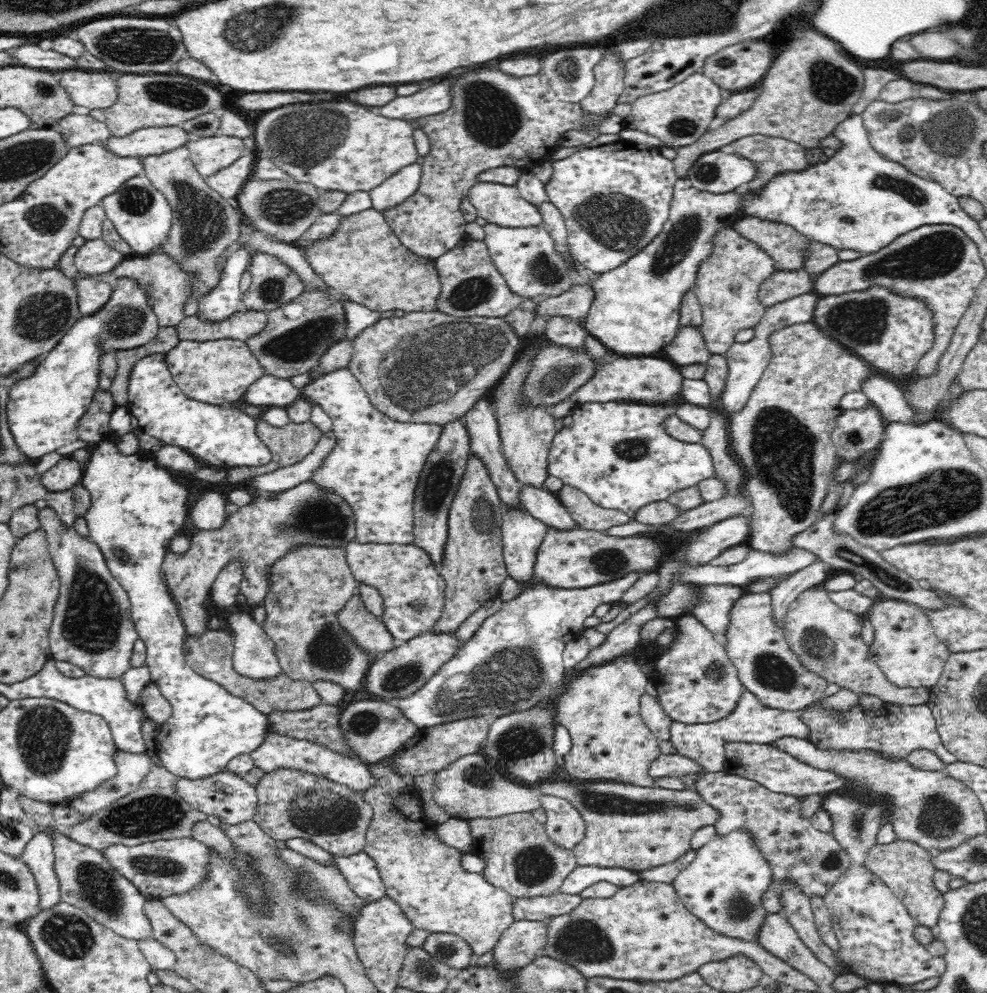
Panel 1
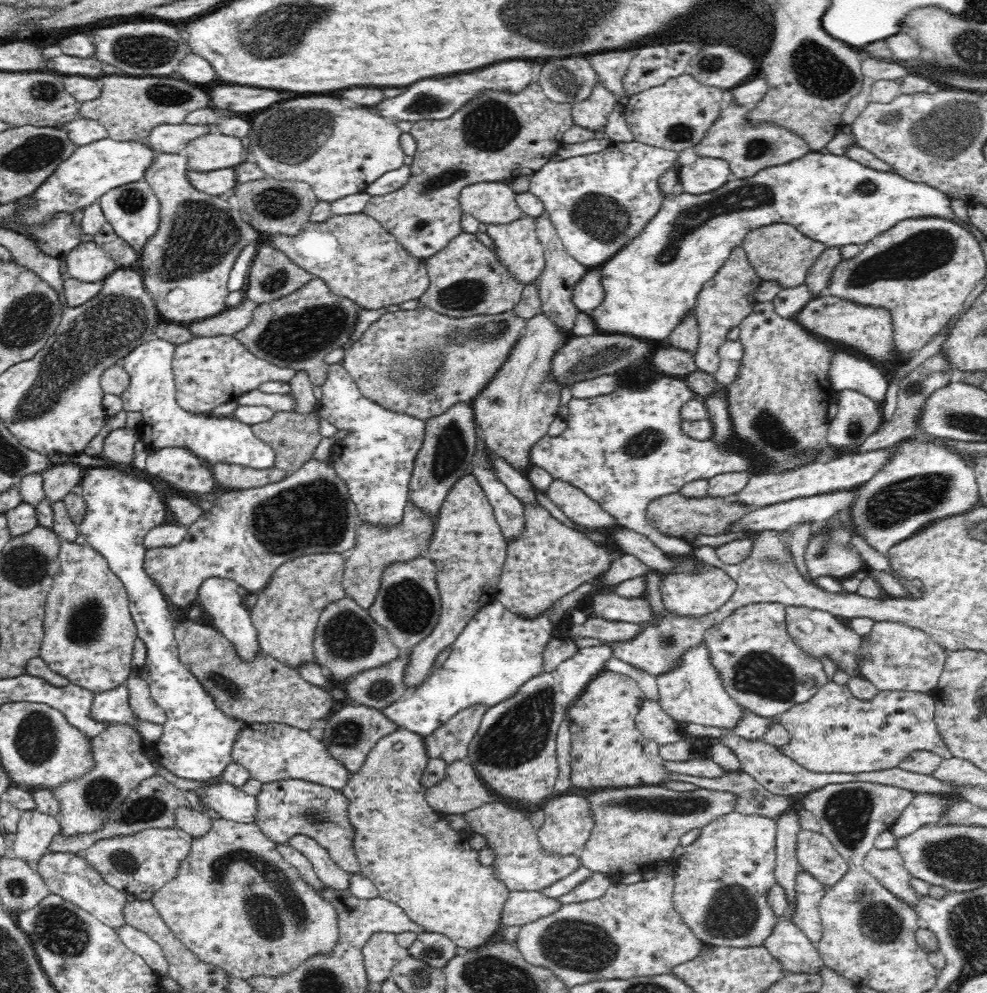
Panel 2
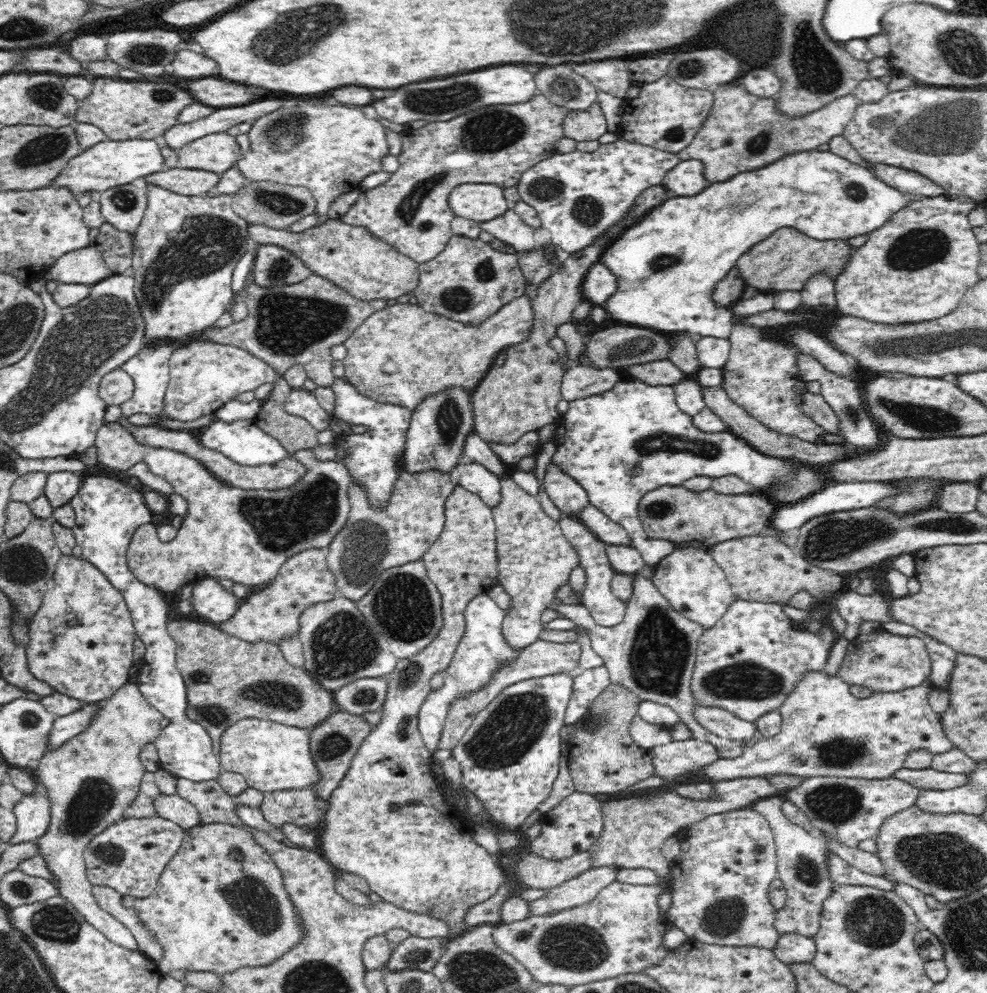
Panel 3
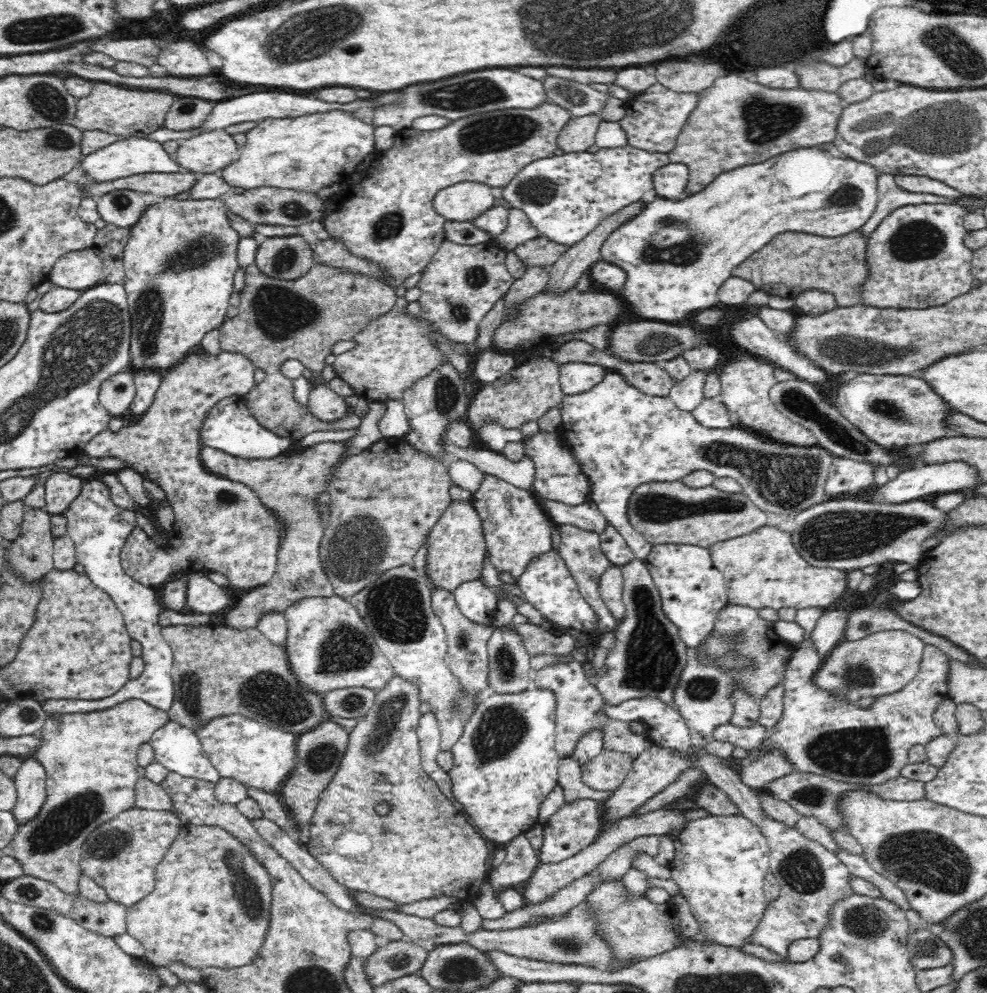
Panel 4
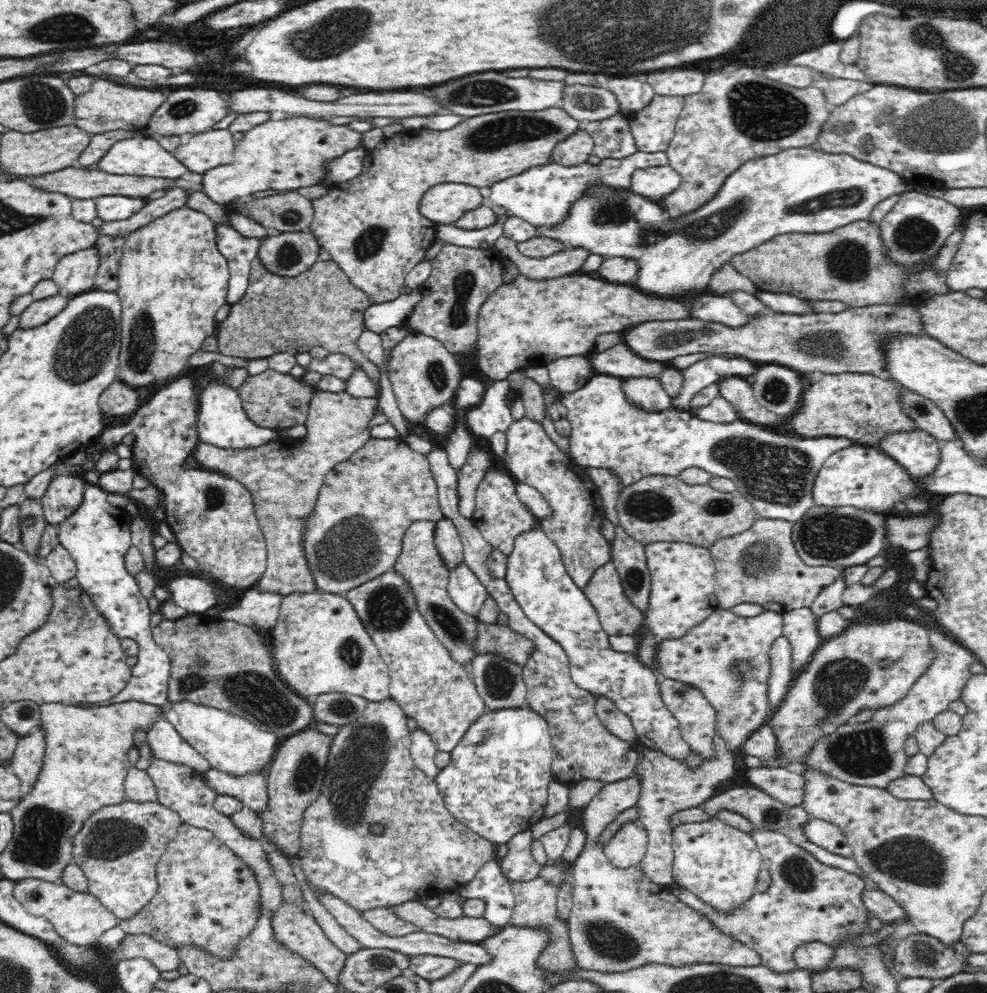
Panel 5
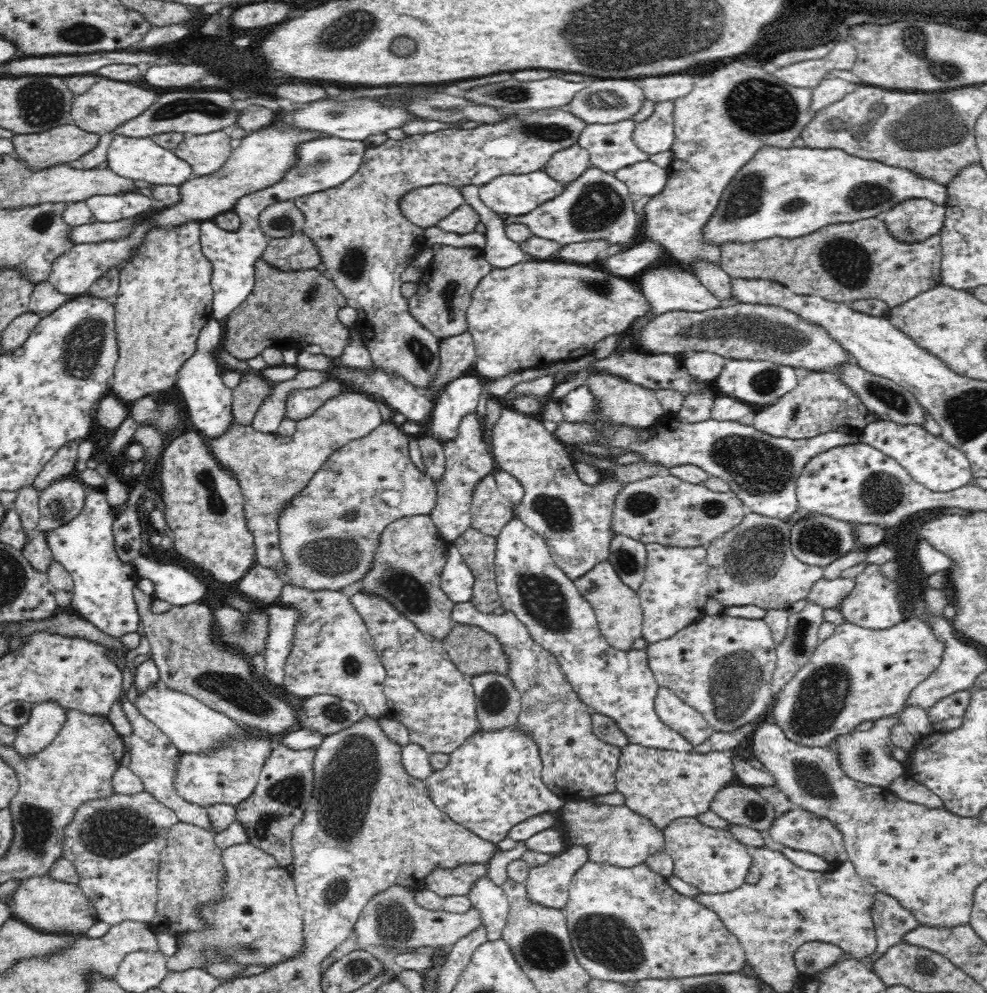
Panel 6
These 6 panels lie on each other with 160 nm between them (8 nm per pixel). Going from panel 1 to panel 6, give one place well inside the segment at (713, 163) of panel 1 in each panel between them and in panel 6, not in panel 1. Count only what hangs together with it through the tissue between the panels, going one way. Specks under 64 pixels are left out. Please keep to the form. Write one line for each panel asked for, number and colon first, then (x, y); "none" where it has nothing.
2: (706, 175)
3: (688, 178)
4: (670, 182)
5: (655, 183)
6: (644, 178)

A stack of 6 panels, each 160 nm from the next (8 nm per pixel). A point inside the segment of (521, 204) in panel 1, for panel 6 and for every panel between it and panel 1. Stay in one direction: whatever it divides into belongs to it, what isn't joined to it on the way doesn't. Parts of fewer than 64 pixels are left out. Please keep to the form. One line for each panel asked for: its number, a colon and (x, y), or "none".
2: (492, 203)
3: (478, 202)
4: (465, 201)
5: (444, 204)
6: (427, 206)

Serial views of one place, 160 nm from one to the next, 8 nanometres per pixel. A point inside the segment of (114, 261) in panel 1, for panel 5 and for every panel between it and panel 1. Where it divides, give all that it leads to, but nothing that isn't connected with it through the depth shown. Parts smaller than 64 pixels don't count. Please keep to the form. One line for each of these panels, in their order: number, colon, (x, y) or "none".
2: (88, 262)
3: (86, 266)
4: (80, 270)
5: (75, 273)

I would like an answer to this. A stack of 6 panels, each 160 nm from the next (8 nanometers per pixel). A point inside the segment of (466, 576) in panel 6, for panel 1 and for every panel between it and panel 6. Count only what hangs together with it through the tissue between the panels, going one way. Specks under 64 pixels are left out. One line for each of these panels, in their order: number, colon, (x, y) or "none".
1: (514, 663)
2: (498, 651)
3: (483, 651)
4: (477, 602)
5: (468, 593)

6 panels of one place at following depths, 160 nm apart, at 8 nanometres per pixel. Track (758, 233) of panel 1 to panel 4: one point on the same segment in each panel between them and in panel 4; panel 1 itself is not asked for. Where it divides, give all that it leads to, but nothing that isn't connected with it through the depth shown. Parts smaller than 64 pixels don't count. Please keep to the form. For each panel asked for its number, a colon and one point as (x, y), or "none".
2: (779, 252)
3: (785, 260)
4: (790, 263)

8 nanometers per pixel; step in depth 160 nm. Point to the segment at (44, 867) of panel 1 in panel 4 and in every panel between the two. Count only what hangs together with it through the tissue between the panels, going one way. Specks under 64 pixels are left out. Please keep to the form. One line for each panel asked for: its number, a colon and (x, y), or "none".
2: (36, 831)
3: (33, 813)
4: (30, 781)

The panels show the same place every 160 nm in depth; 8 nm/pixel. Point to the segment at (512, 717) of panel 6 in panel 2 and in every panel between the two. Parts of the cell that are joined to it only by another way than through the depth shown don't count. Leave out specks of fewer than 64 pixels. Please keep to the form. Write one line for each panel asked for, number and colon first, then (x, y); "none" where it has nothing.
2: (549, 560)
3: (535, 559)
4: (510, 663)
5: (500, 682)

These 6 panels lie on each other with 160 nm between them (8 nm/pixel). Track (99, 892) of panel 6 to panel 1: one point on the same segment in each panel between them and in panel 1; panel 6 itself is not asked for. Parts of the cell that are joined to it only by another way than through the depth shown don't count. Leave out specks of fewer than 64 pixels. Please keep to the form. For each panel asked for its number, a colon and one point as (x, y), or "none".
1: (161, 868)
2: (141, 864)
3: (129, 856)
4: (121, 855)
5: (119, 847)

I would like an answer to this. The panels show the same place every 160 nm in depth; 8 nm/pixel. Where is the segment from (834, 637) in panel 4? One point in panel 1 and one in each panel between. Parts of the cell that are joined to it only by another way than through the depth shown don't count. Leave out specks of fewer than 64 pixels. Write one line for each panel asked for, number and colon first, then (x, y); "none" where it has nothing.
1: (767, 667)
2: (763, 669)
3: (750, 661)

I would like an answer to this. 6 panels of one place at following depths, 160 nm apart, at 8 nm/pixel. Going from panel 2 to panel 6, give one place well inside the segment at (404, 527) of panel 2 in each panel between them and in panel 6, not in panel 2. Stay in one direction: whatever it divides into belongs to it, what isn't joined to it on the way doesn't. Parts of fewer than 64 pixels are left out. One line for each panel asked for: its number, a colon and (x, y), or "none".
3: (373, 540)
4: (384, 502)
5: (367, 503)
6: (330, 533)

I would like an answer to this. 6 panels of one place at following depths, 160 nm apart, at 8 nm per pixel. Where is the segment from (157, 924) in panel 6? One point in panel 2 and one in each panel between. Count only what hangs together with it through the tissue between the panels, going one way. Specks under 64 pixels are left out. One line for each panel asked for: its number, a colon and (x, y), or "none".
2: (236, 903)
3: (220, 904)
4: (211, 906)
5: (207, 896)

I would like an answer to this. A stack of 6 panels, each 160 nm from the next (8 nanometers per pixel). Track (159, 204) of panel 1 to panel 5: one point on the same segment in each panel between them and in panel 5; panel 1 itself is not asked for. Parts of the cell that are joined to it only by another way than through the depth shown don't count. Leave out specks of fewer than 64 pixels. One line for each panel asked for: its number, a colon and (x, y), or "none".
2: (134, 212)
3: (123, 207)
4: (123, 208)
5: (110, 208)

